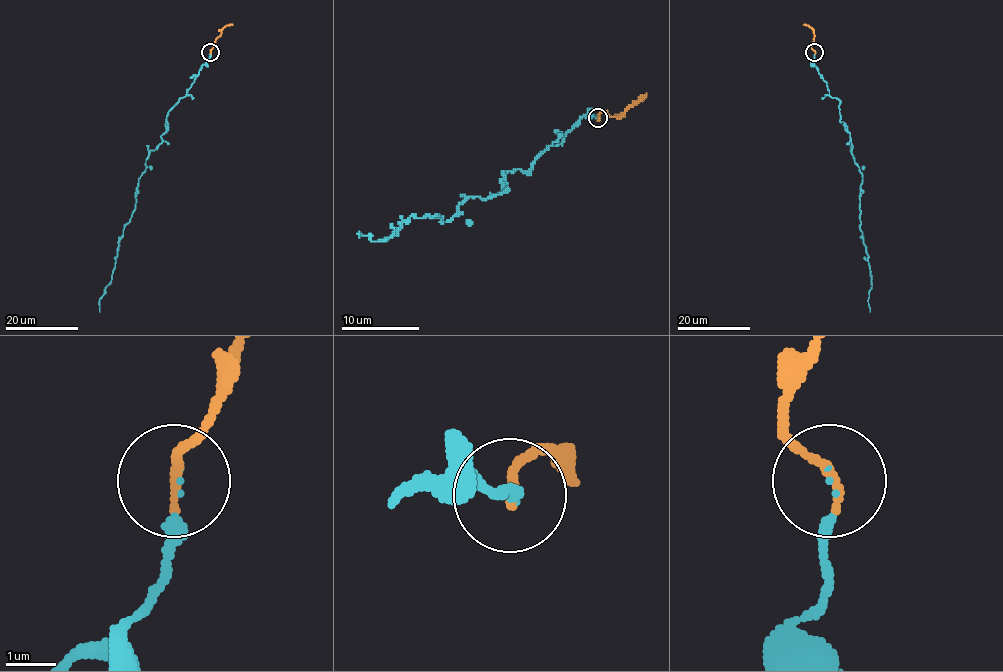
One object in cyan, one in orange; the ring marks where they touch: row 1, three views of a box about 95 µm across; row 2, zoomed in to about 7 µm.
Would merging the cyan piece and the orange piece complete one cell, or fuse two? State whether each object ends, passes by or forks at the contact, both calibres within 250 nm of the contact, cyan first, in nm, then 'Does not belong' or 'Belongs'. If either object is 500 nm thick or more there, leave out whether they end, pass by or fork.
At the ring cyan ends. At the ring orange ends. Thickness 100 nm (cyan) against 220 nm. Belongs

